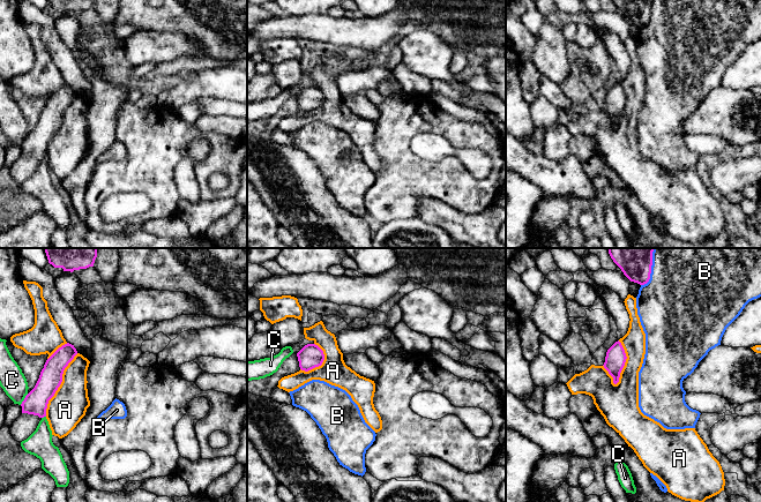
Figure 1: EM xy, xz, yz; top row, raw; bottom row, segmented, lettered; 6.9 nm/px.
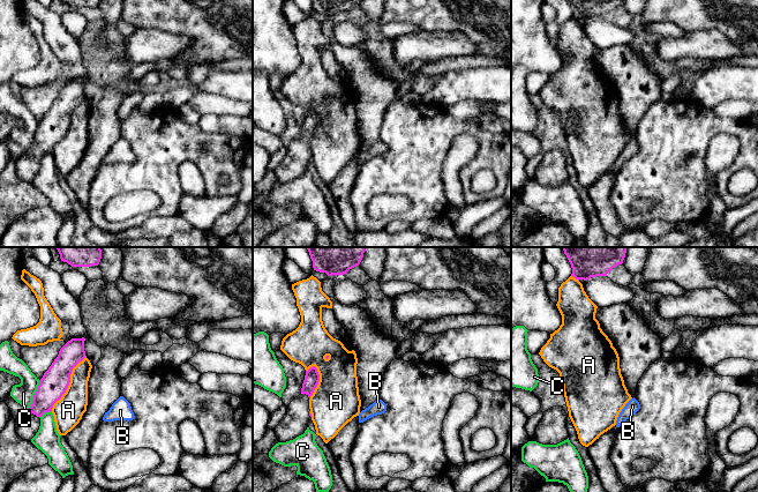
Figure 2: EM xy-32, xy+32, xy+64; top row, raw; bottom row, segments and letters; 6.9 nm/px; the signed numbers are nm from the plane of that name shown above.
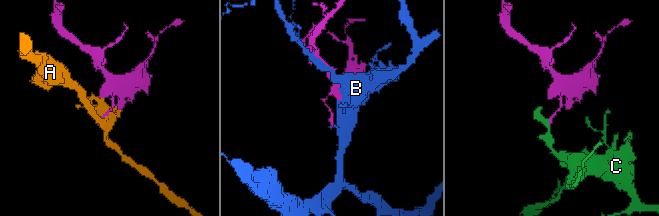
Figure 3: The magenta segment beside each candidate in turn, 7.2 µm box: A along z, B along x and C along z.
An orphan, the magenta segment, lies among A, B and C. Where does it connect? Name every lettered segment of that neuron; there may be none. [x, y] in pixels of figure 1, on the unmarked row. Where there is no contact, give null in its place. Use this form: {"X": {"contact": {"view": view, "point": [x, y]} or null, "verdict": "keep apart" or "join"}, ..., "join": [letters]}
{"A": {"contact": {"view": "yz", "point": [625, 103]}, "verdict": "keep apart"}, "B": {"contact": {"view": "yz", "point": [650, 14]}, "verdict": "keep apart"}, "C": {"contact": {"view": "xy", "point": [24, 141]}, "verdict": "keep apart"}, "join": []}

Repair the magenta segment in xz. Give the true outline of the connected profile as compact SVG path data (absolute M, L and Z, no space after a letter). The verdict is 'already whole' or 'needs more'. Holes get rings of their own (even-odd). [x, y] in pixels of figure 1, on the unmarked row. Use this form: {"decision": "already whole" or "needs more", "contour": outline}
{"decision": "already whole", "contour": "M315 85L305 87L298 95L299 108L308 113L322 106L324 102L323 92Z"}

